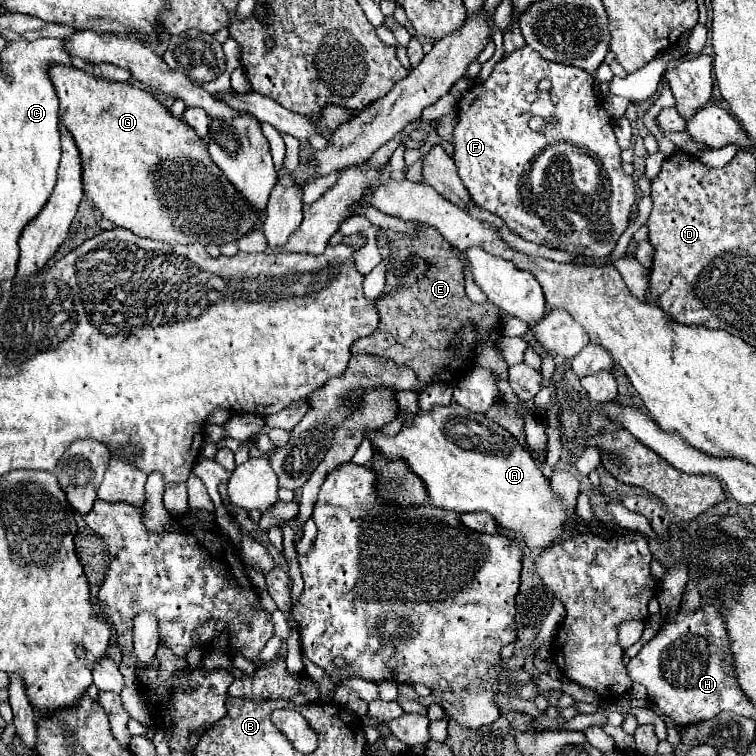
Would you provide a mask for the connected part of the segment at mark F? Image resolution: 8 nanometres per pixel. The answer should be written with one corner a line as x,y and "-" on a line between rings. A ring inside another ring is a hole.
529,46
515,50
497,62
485,82
475,84
459,100
453,160
475,204
503,218
513,234
575,256
603,258
611,254
619,236
627,230
629,214
635,204
635,182
621,168
621,148
613,134
613,120
605,114
591,86
593,76
585,70
543,60
-
531,116
545,120
539,132
529,128
-
553,142
569,142
587,150
601,170
597,190
585,194
585,198
573,202
573,206
557,208
557,214
549,210
549,204
539,206
539,194
533,192
531,182
525,182
529,180
527,174
535,156

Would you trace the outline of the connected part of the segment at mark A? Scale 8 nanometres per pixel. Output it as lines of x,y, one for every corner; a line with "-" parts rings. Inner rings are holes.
457,402
419,410
411,424
403,424
393,436
367,430
367,440
385,460
403,460
423,480
431,504
465,512
489,512
499,526
520,534
531,550
552,546
565,531
567,514
561,500
537,468
533,456
503,426
471,412
-
557,539
557,540
556,540

